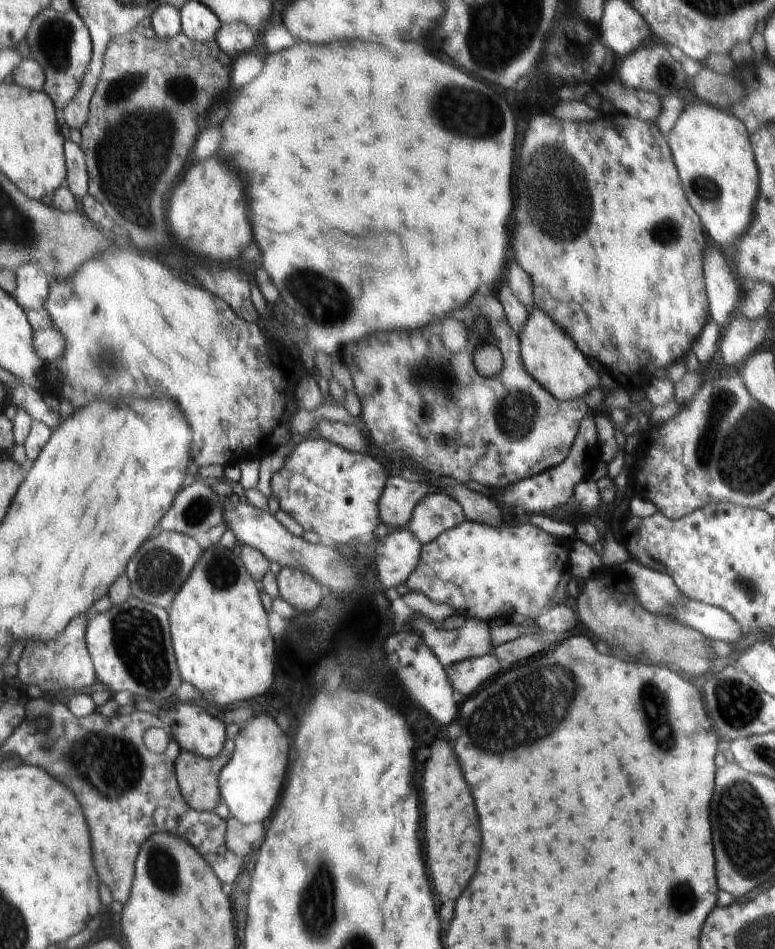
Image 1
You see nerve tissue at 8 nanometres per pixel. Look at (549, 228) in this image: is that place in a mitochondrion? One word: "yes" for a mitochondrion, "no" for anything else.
yes

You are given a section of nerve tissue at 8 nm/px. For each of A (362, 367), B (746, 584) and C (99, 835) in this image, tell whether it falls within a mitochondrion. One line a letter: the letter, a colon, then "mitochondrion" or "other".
A: other
B: mitochondrion
C: other

